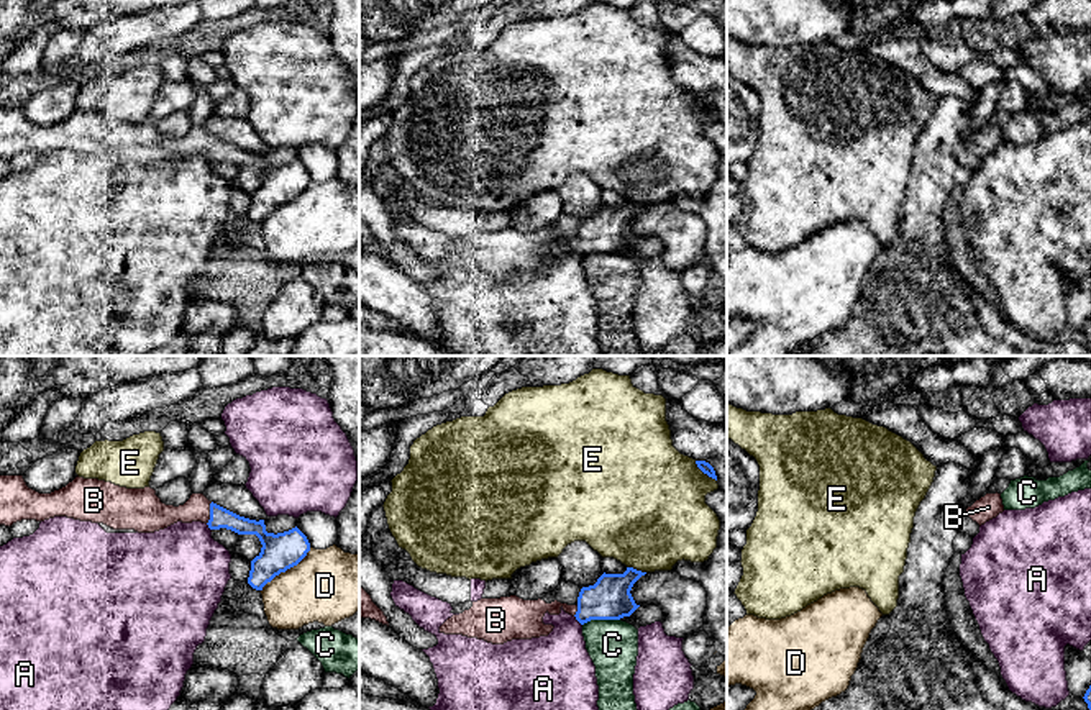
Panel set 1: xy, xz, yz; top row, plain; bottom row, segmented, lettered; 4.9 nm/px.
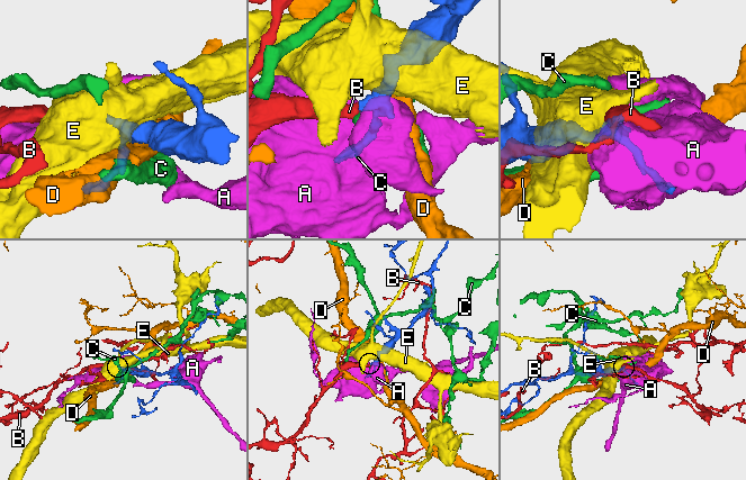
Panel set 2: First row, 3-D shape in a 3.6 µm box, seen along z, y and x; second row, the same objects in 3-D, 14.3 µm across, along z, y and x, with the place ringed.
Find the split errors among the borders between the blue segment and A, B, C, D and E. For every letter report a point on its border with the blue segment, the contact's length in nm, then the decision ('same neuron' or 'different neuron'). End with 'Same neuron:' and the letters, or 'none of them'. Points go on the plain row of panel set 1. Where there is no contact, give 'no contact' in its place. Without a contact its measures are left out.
A: meets blue in xz at (576, 251); contact 70 nm long; different neuron
B: meets blue in xy at (210, 146); contact 110 nm long; same neuron
C: meets blue in xz at (601, 251); contact 190 nm long; different neuron
D: meets blue in xy at (286, 202); contact 320 nm long; different neuron
E: meets blue in xz at (637, 204); contact 100 nm long; different neuron
Same neuron: B

